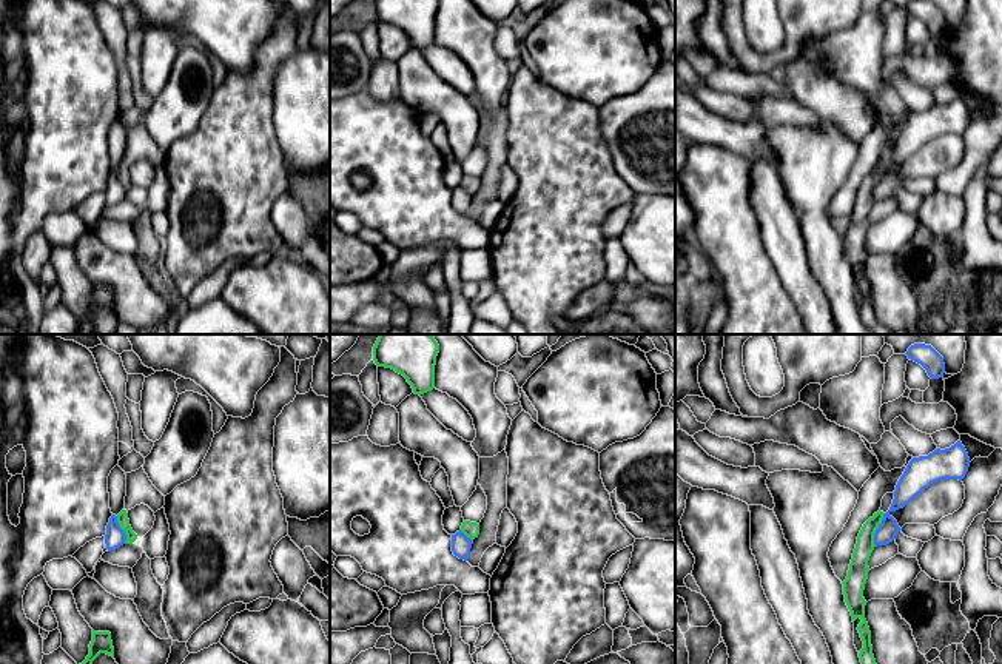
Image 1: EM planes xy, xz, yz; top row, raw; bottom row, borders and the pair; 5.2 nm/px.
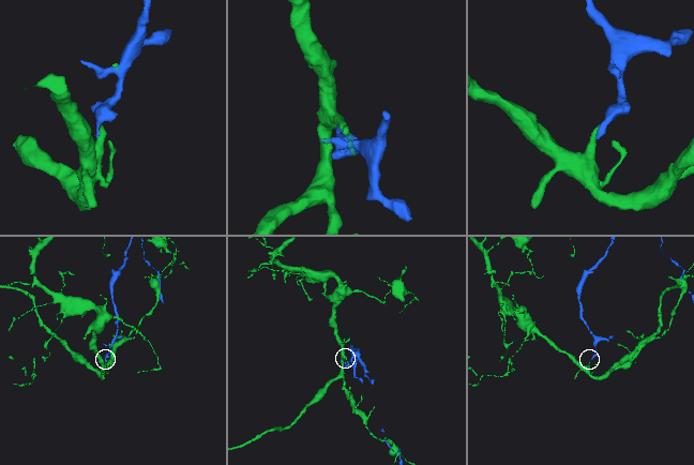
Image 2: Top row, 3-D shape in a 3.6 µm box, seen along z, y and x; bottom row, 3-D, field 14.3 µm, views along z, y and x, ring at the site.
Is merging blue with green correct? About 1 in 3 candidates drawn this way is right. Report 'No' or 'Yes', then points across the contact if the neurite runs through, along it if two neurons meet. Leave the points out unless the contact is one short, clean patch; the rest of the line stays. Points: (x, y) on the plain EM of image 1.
No. Boundary: yz (885, 168), (874, 188), (874, 201)

